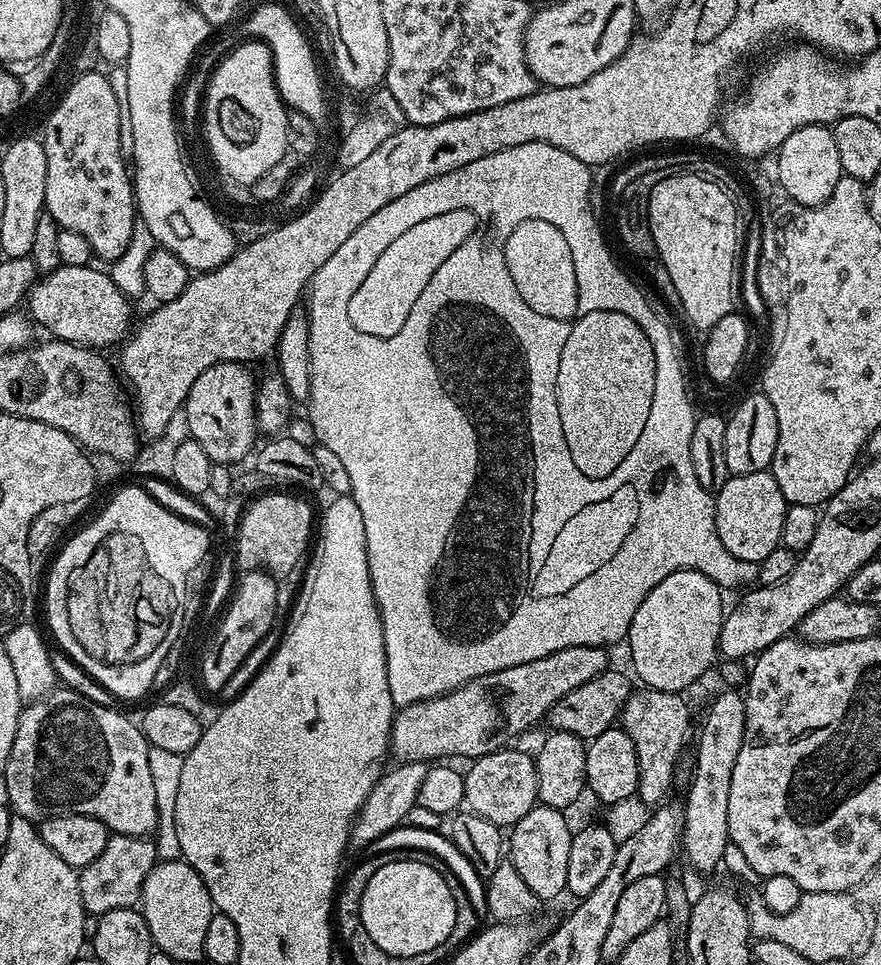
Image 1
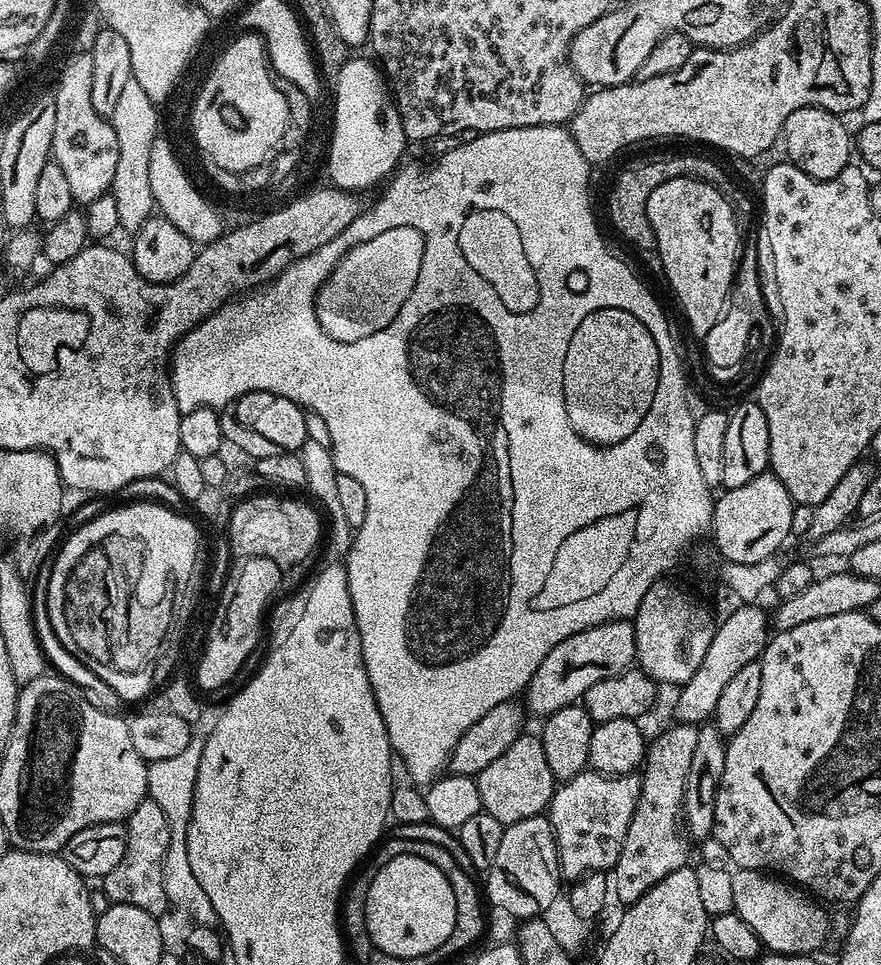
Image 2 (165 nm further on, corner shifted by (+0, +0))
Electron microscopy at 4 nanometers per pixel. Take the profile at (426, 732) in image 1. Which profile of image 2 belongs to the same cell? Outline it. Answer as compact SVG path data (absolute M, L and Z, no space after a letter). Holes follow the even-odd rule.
M611 620L593 628L582 630L554 646L546 658L542 658L542 666L534 670L534 678L530 678L528 687L522 693L523 703L527 711L539 718L547 718L566 706L577 703L590 686L598 682L606 682L606 678L614 678L627 668L637 663L635 648L635 626L627 620Z

